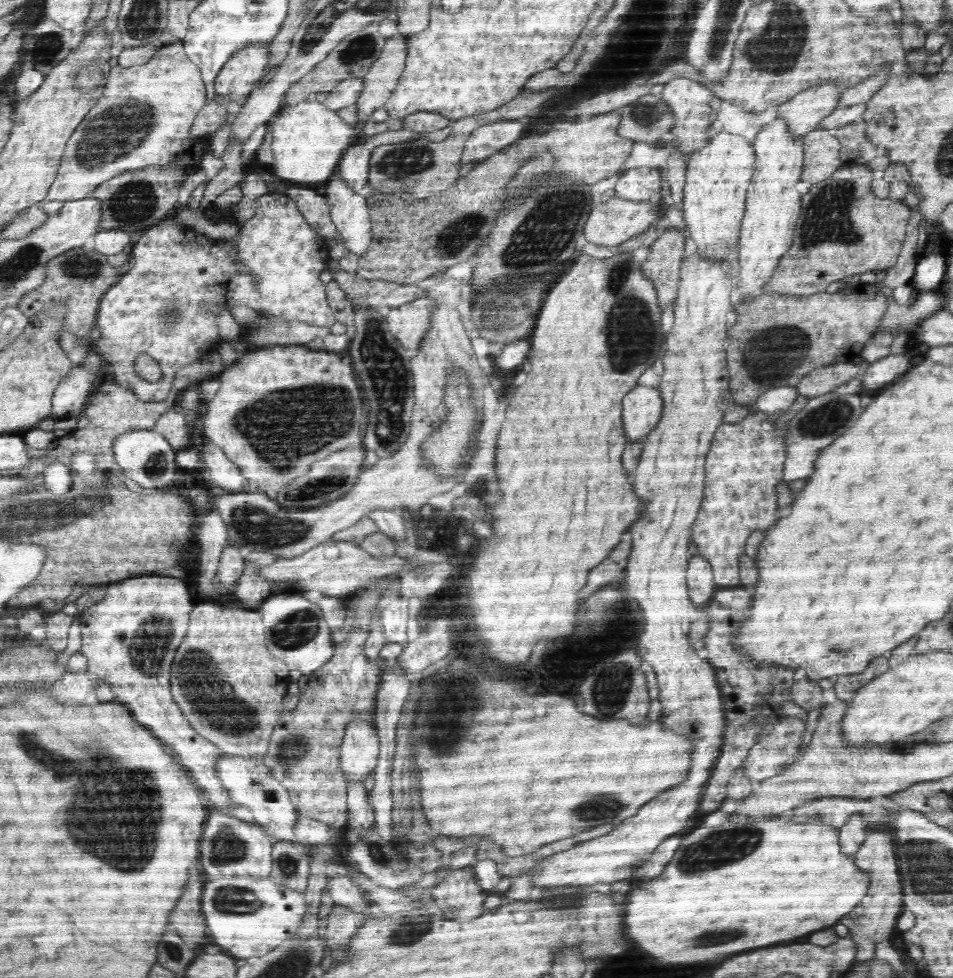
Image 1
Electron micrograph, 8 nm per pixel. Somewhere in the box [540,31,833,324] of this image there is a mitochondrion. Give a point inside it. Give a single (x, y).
(646, 114)

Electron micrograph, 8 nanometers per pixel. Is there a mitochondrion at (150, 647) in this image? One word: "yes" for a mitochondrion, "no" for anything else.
yes

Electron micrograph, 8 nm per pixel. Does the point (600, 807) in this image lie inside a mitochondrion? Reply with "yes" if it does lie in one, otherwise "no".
yes

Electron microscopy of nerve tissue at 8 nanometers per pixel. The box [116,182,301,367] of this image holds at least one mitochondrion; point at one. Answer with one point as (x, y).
(174, 318)

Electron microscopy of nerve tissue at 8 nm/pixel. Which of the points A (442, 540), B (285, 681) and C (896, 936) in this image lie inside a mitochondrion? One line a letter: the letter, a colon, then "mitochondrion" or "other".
A: other
B: other
C: other

